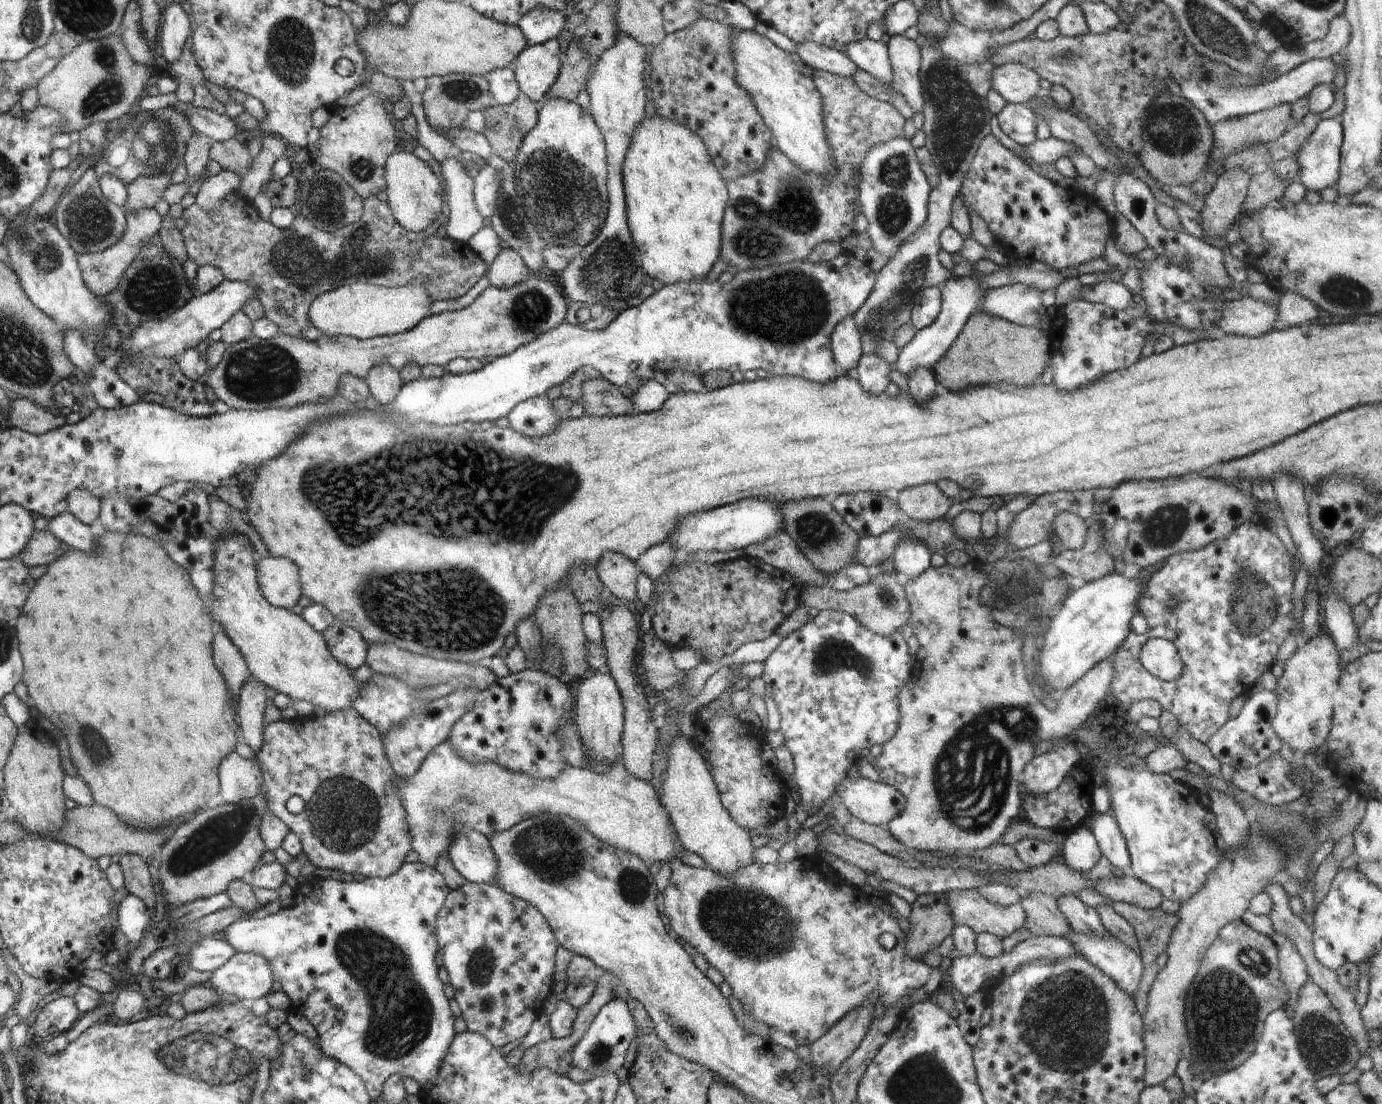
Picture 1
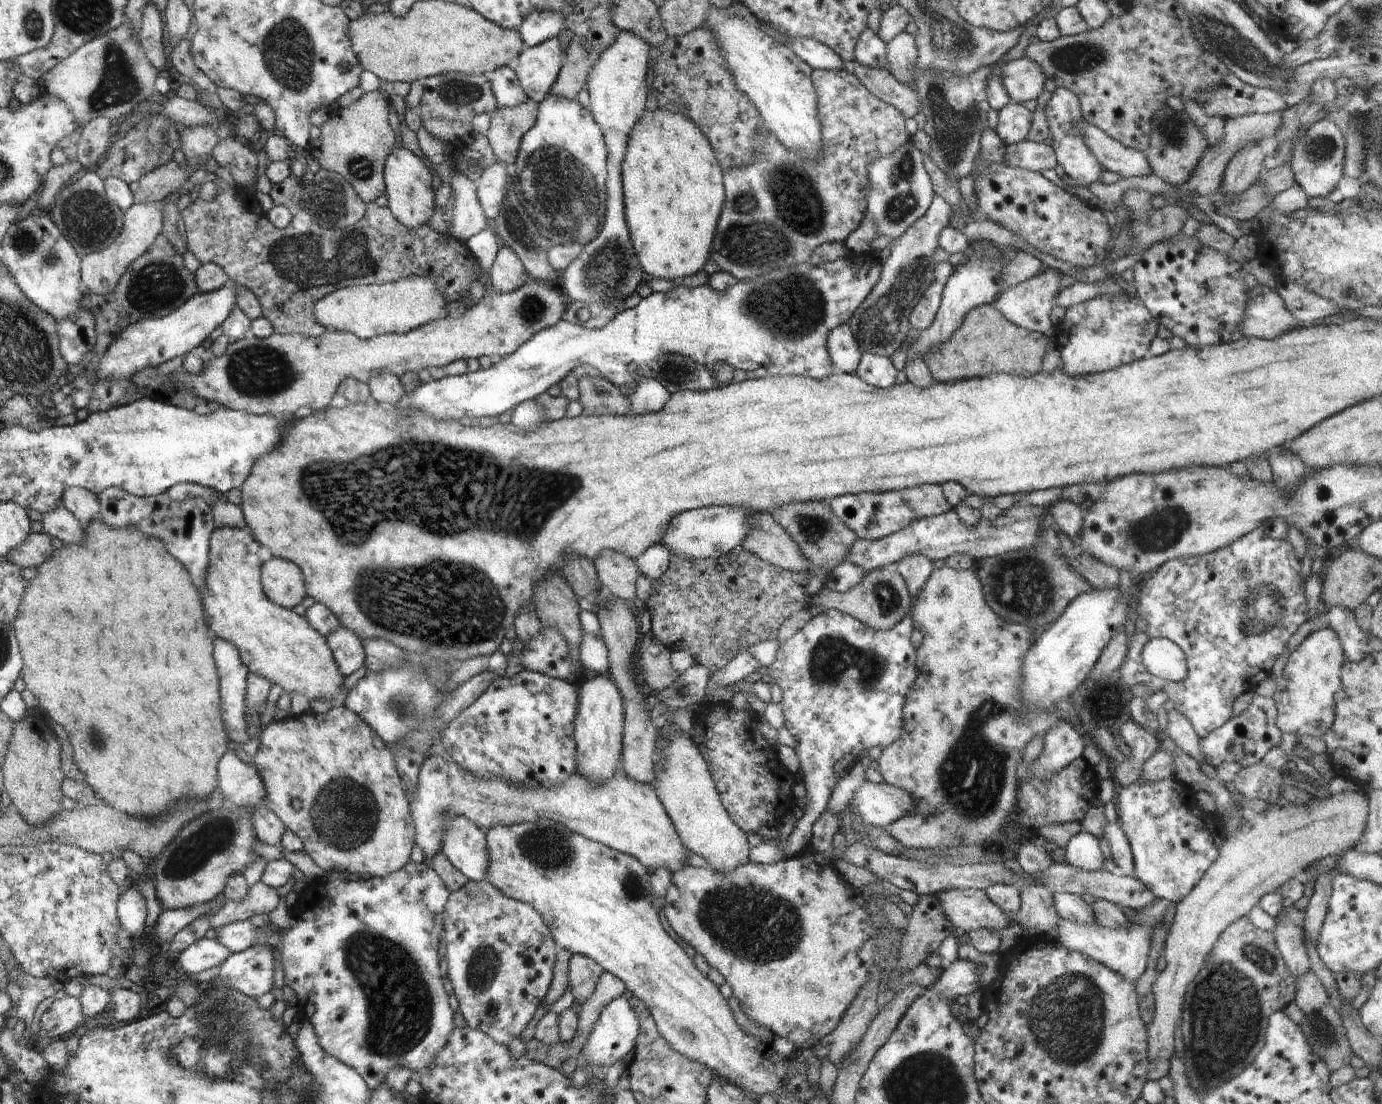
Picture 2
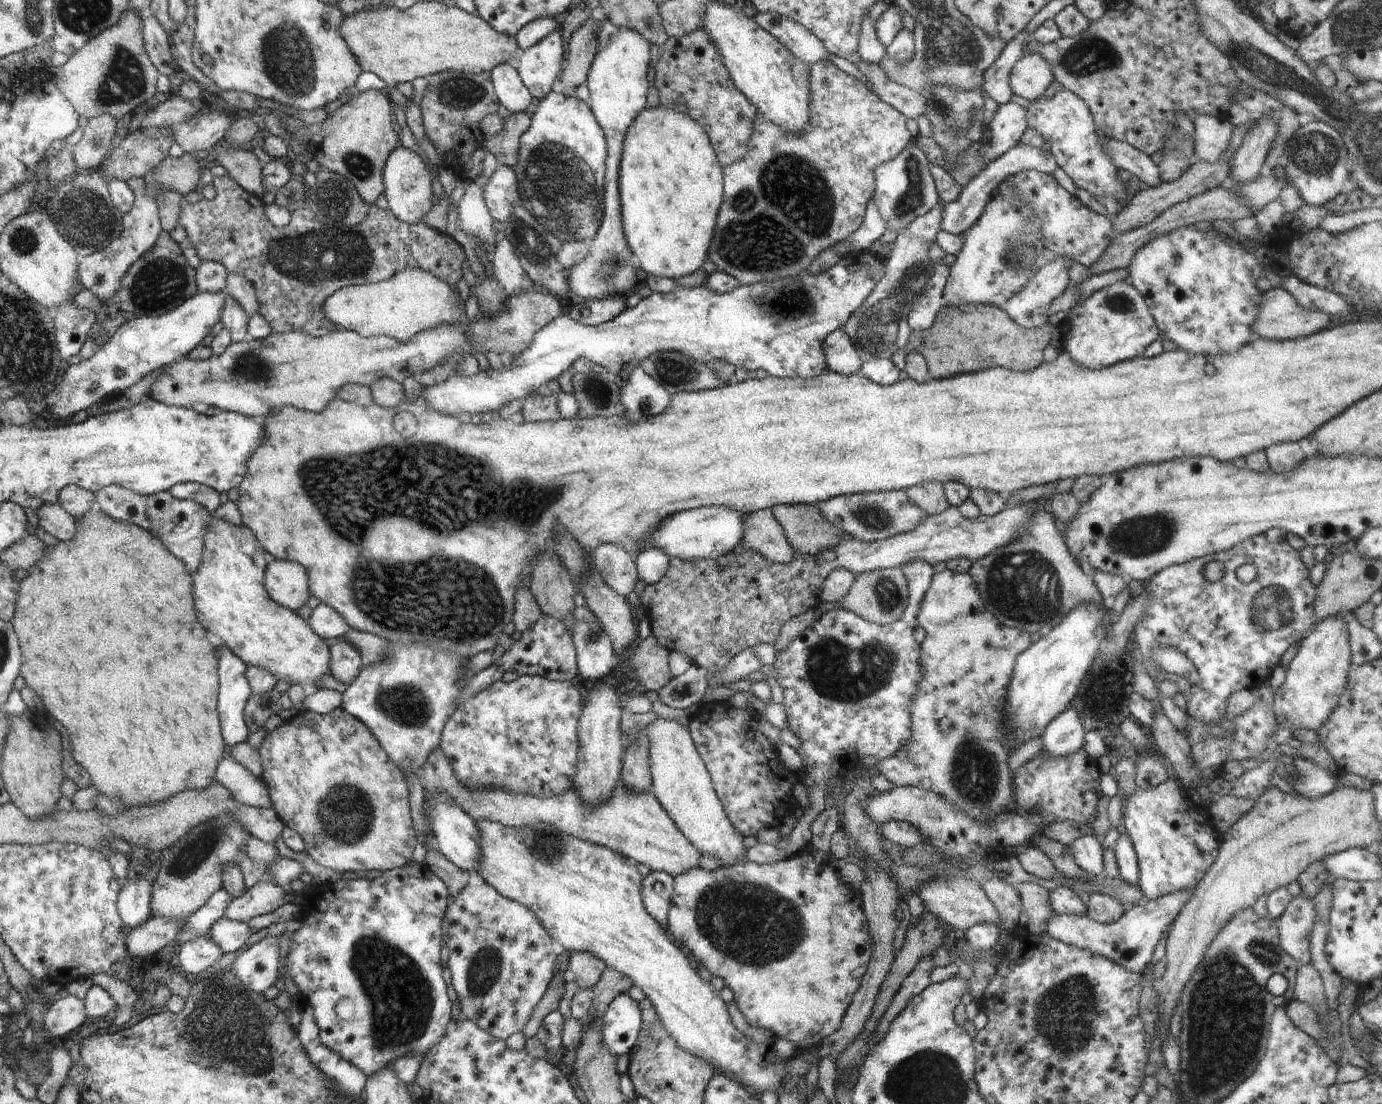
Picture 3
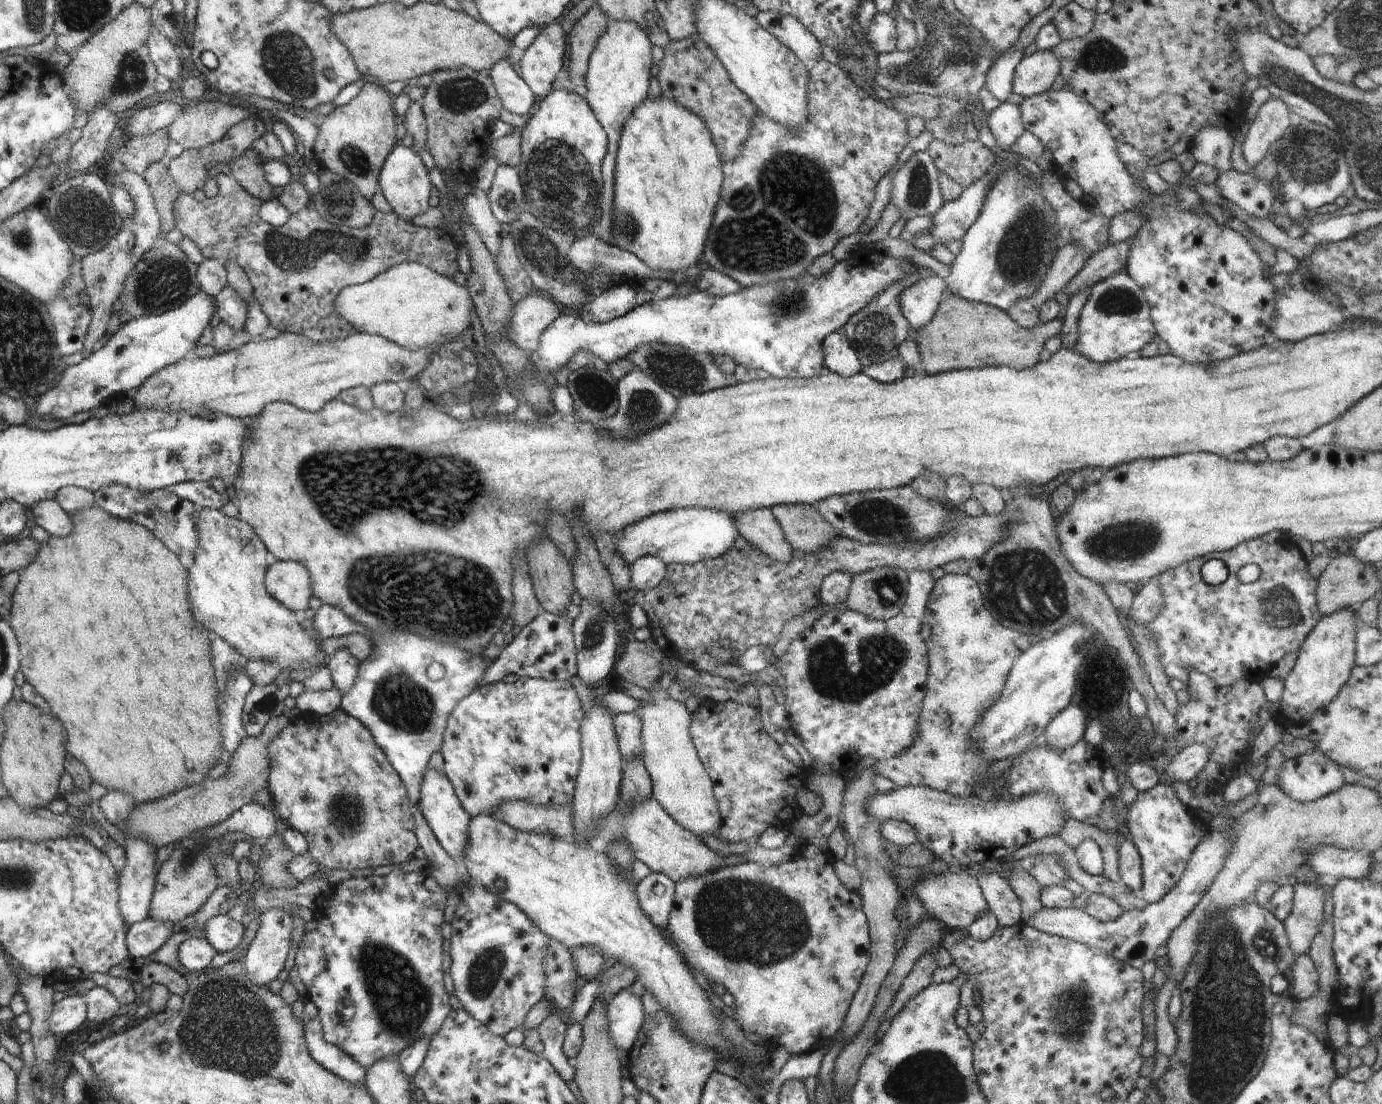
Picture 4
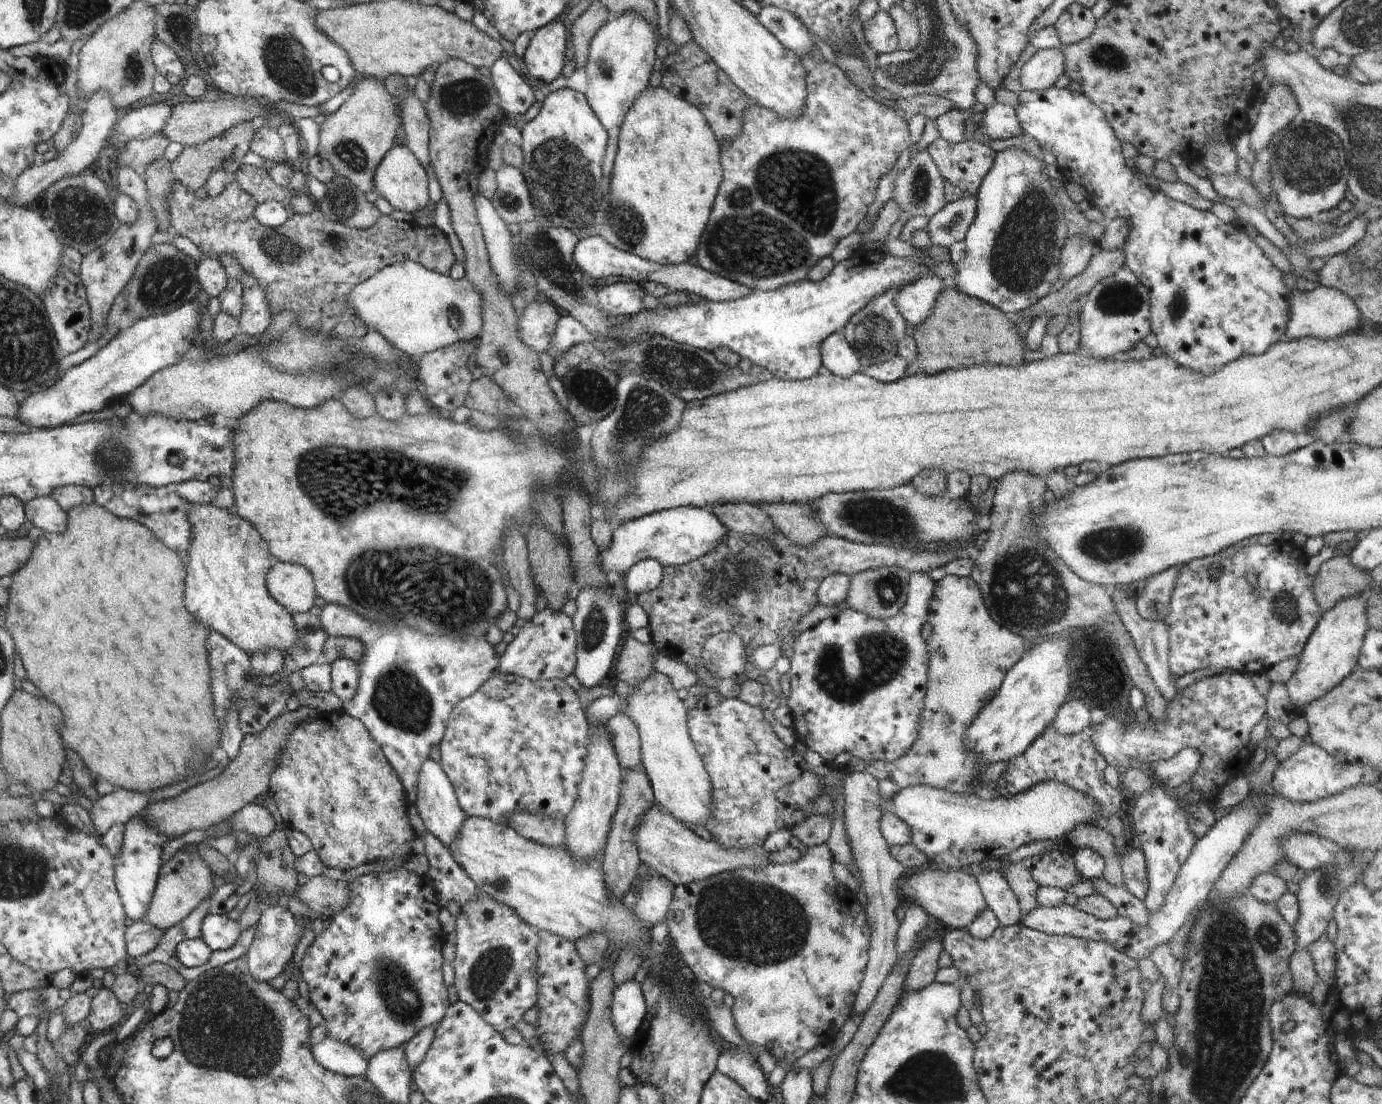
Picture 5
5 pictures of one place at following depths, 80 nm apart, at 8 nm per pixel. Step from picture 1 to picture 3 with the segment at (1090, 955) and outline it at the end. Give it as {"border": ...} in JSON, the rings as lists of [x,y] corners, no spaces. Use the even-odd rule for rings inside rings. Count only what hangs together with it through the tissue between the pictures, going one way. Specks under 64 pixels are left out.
{"border":[[[1196,886],[1184,887],[1175,893],[1130,906],[1116,922],[1110,924],[1092,920],[1087,913],[1083,915],[1054,913],[1046,921],[1045,930],[1050,936],[1066,944],[1088,949],[1092,954],[1103,956],[1129,971],[1144,974],[1150,964],[1156,944],[1164,936],[1166,928],[1173,923],[1173,920],[1176,920],[1184,905],[1192,898],[1195,888]]]}

